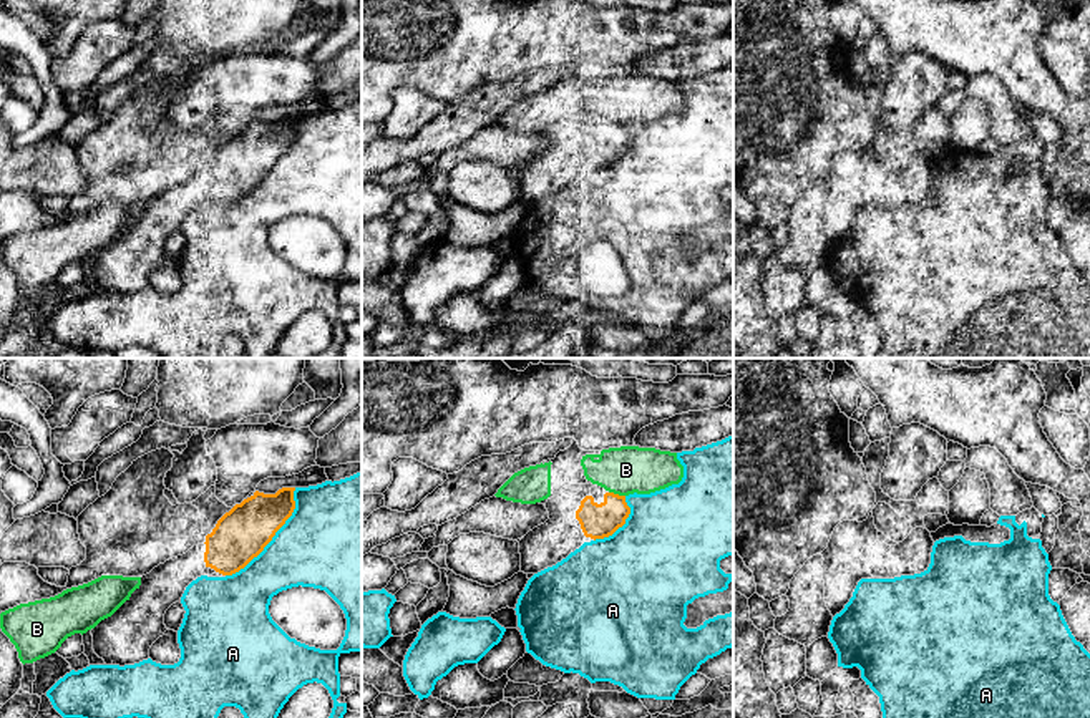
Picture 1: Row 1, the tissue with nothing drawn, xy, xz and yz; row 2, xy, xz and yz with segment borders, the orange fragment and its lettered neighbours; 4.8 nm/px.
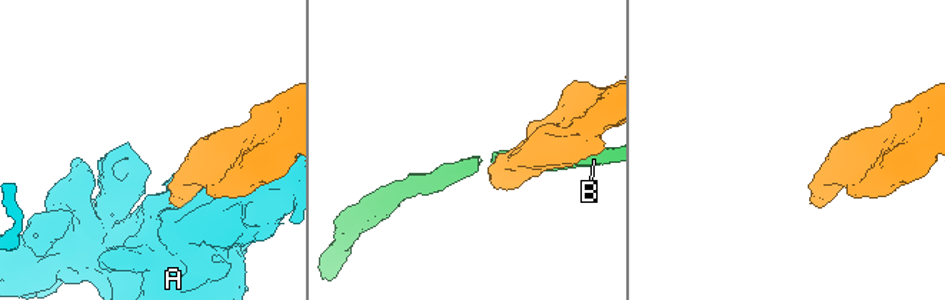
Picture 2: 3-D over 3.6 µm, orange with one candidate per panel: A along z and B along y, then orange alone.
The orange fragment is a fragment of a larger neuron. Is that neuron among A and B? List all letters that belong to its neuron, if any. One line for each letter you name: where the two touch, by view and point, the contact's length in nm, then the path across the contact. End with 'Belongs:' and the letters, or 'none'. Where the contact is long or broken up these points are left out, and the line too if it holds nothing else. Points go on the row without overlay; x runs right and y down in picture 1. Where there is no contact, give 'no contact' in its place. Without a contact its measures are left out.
Belongs: none

